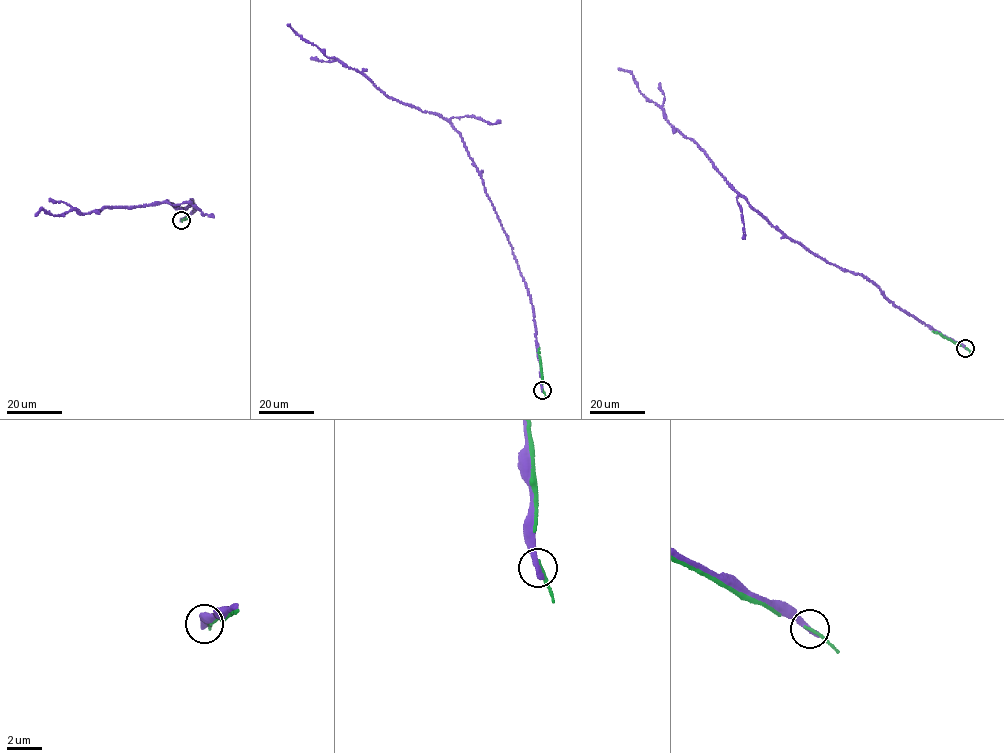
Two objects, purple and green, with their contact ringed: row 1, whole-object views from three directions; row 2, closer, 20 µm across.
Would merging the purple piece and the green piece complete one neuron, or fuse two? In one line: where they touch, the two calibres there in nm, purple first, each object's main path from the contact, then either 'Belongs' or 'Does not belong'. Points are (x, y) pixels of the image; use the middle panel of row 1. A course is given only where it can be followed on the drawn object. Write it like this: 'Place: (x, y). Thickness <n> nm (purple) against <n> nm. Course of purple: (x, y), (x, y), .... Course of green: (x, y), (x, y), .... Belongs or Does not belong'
Place: (542, 390). Thickness 380 nm (purple) against 190 nm. Course of purple: (543, 390), (532, 301), (462, 137), (439, 115), (388, 98), (359, 72), (329, 58), (287, 23). Course of green: (543, 390), (539, 347). Does not belong

